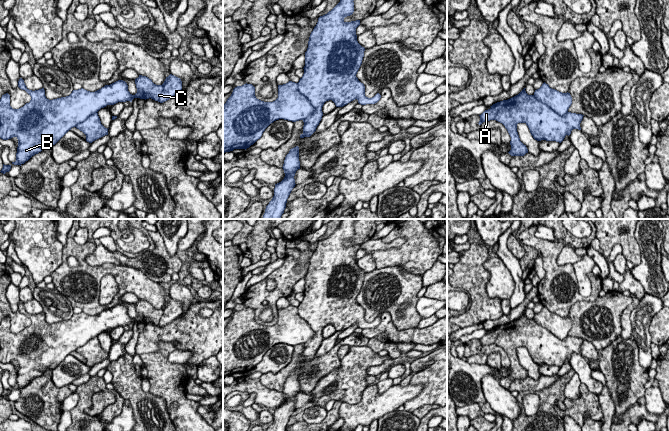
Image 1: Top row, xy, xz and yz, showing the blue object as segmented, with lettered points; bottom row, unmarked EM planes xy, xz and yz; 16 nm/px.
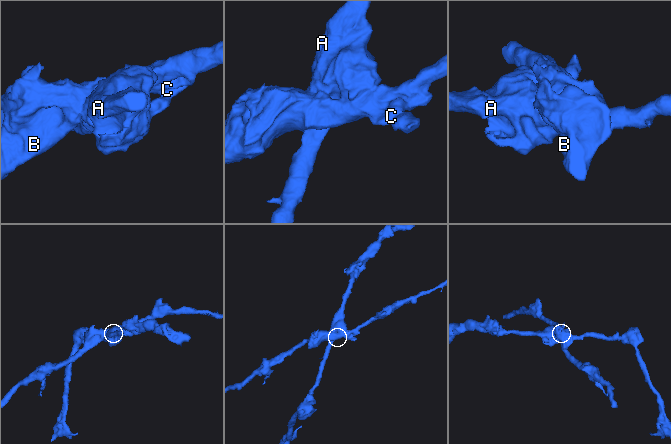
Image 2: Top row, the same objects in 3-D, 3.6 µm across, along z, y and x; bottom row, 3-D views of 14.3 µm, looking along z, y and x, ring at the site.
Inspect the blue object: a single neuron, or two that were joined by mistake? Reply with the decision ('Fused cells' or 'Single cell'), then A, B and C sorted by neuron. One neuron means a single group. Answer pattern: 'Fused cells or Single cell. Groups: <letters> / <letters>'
Fused cells. Groups: A / B C

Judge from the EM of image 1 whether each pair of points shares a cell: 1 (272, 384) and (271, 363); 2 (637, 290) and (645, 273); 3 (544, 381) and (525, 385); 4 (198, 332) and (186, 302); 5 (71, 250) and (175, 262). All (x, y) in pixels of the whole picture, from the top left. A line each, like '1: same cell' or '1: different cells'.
1: different cells
2: different cells
3: same cell
4: different cells
5: different cells

